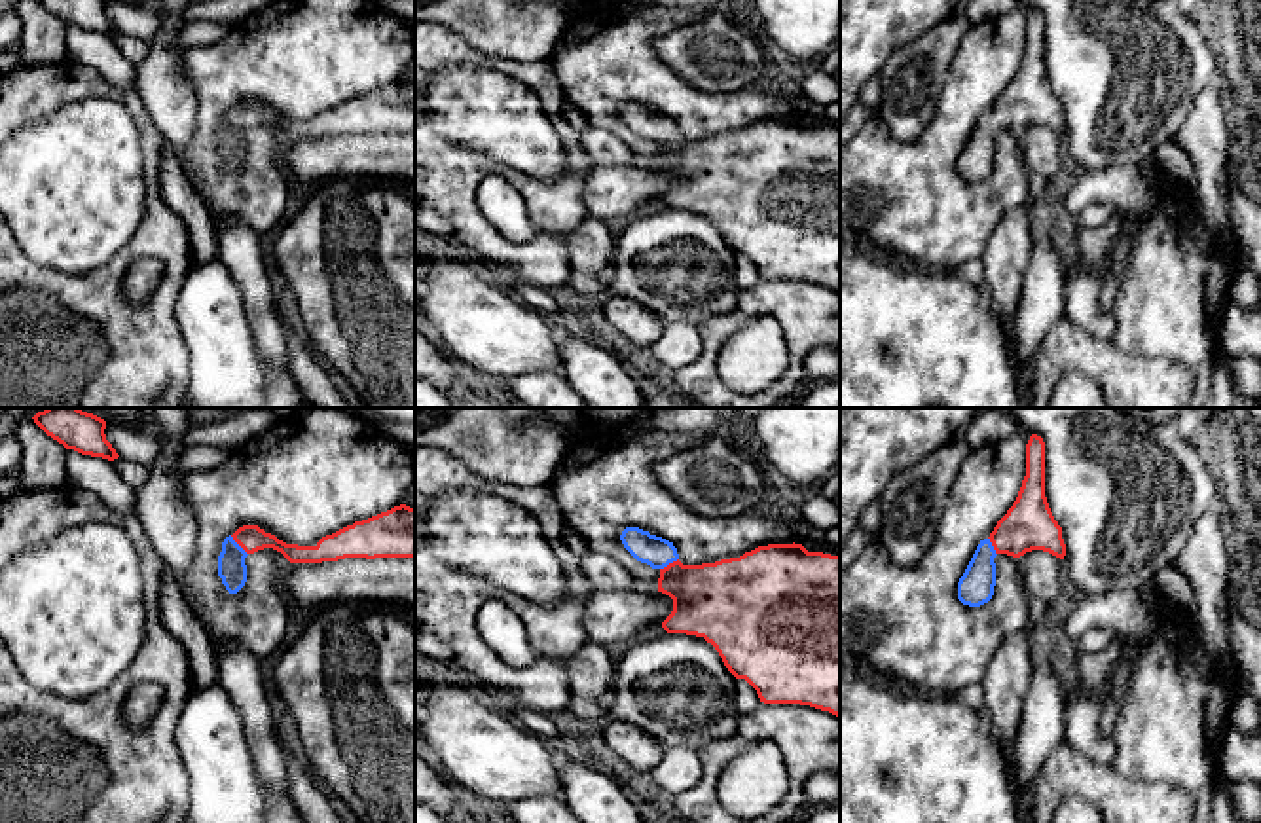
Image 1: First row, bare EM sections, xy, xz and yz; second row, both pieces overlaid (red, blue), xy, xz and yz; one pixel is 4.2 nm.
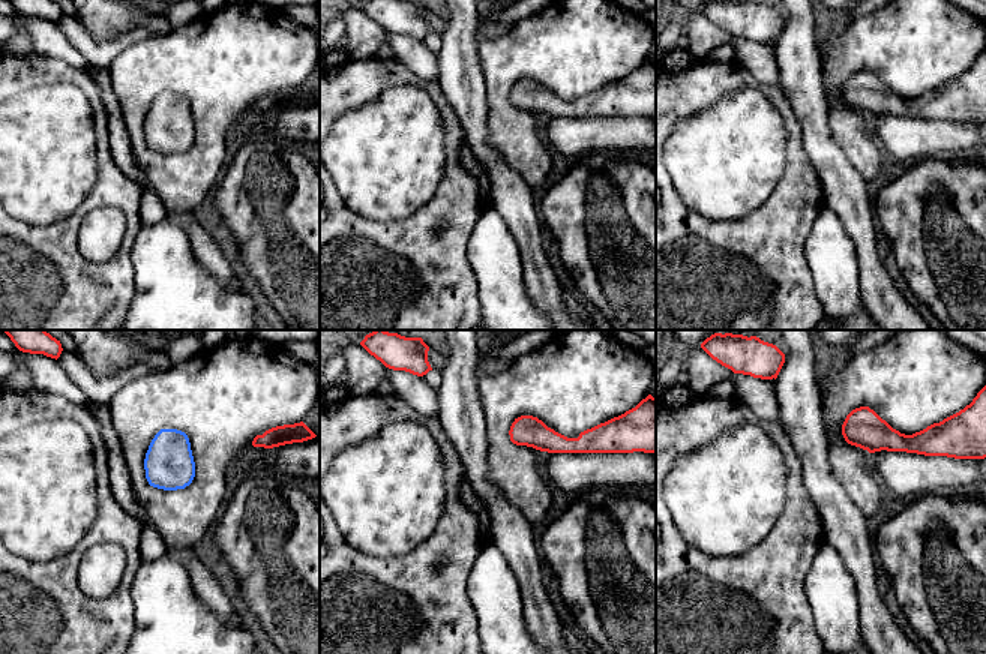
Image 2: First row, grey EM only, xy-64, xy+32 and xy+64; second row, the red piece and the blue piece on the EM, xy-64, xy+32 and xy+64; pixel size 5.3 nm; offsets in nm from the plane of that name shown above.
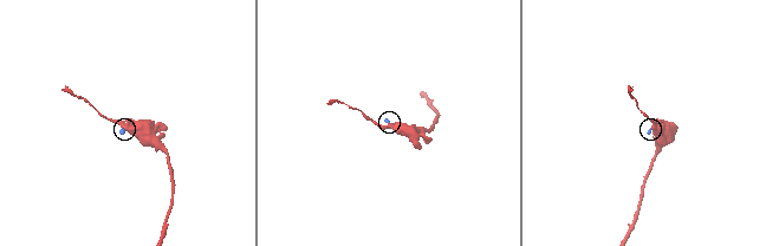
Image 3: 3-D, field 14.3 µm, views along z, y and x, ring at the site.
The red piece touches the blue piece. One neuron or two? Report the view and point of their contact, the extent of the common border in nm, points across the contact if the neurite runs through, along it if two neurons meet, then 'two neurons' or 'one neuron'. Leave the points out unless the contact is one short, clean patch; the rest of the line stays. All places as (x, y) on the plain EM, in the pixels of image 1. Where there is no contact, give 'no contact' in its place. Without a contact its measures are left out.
xy (237, 118) | 120 nm | across xy (251, 114), (237, 118), (232, 145) | one neuron

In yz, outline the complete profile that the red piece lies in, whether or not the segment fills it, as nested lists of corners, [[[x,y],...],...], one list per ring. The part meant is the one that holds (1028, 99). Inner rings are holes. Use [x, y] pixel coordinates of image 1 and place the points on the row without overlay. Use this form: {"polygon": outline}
{"polygon": [[[1032,9],[1026,19],[1026,51],[1016,76],[997,97],[988,114],[977,121],[958,157],[958,174],[980,182],[994,171],[997,129],[1020,133],[1043,125],[1060,135],[1066,131],[1062,102],[1054,95],[1045,72],[1045,17]]]}

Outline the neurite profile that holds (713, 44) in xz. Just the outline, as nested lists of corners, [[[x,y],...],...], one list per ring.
[[[715,9],[654,40],[656,57],[692,85],[711,91],[715,74],[772,72],[753,28],[736,25]]]

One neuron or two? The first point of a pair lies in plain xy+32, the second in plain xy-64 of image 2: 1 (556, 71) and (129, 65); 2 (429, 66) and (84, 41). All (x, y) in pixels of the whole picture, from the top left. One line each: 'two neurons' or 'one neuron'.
1: one neuron
2: two neurons

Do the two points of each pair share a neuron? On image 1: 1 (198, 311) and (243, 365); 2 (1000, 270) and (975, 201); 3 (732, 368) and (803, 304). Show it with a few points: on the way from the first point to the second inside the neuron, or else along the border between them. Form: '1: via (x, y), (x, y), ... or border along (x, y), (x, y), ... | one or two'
1: via (211, 325), (230, 351) | one
2: border along (1019, 205), (1000, 220), (981, 256) | two
3: border along (734, 330), (770, 317), (780, 327), (787, 368) | two

